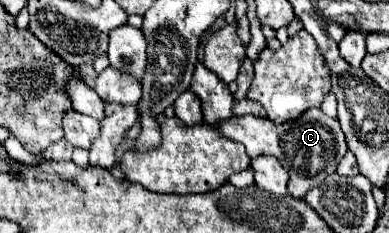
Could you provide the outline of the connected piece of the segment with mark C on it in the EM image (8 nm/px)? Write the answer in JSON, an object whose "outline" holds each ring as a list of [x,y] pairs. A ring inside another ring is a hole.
{"outline":[[[309,109],[301,117],[287,123],[273,123],[269,119],[243,115],[231,117],[229,121],[221,121],[215,129],[231,141],[239,141],[245,145],[249,157],[259,155],[275,155],[283,167],[289,171],[289,193],[297,199],[303,199],[305,193],[325,181],[327,175],[335,173],[339,161],[347,153],[347,143],[337,119],[329,119],[321,109]]]}

